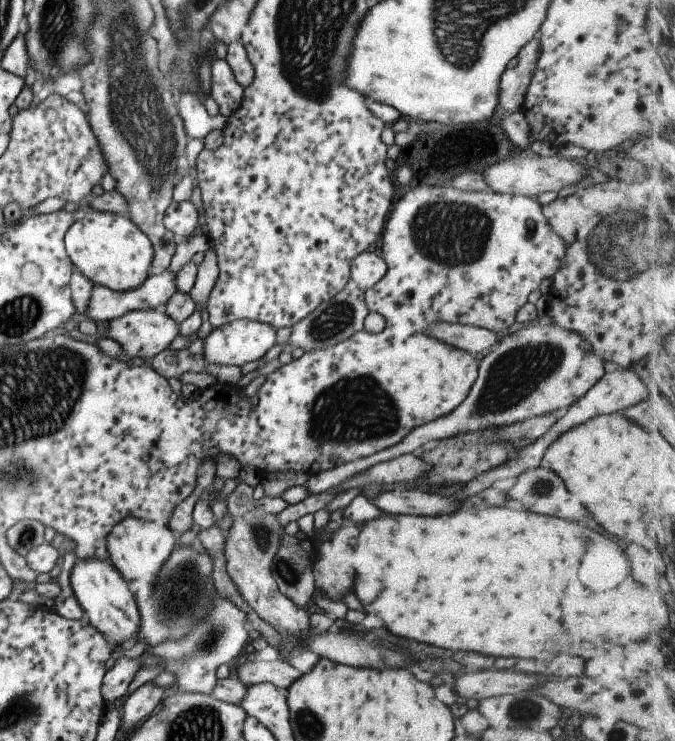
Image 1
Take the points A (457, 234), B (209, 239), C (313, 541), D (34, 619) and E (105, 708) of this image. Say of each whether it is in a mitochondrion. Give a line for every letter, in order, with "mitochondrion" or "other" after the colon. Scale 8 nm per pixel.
A: mitochondrion
B: other
C: other
D: other
E: other

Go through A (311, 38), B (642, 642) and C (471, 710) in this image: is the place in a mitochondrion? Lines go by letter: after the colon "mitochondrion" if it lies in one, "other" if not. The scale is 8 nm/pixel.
A: mitochondrion
B: other
C: other

